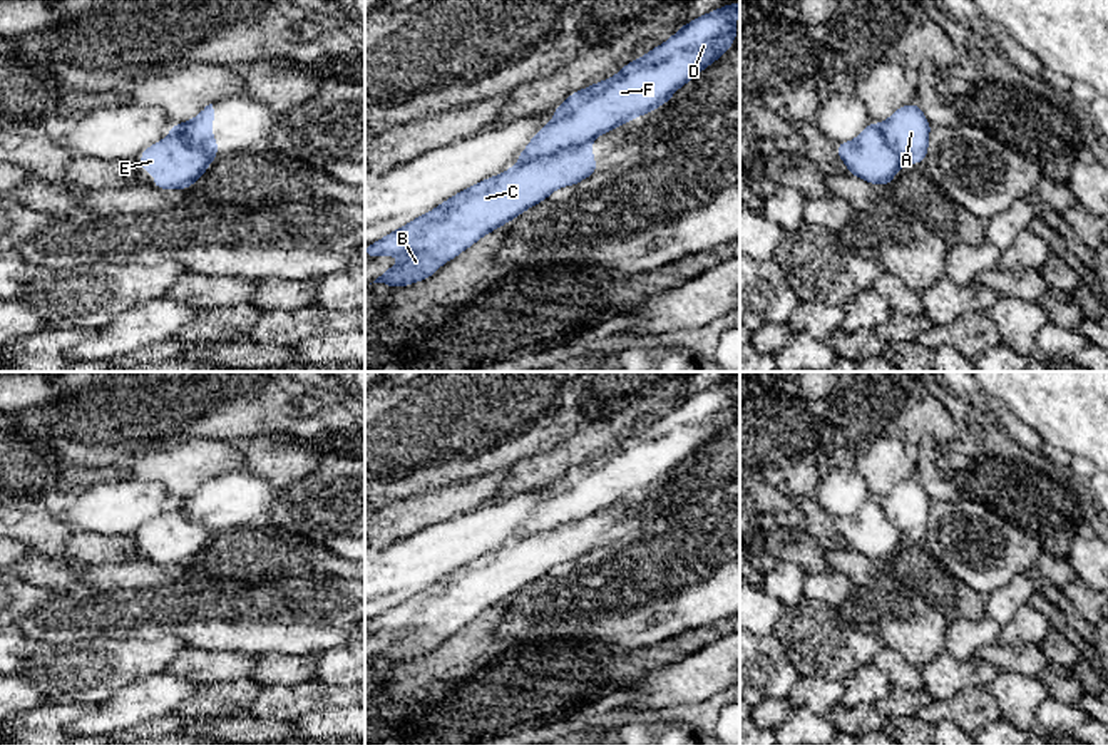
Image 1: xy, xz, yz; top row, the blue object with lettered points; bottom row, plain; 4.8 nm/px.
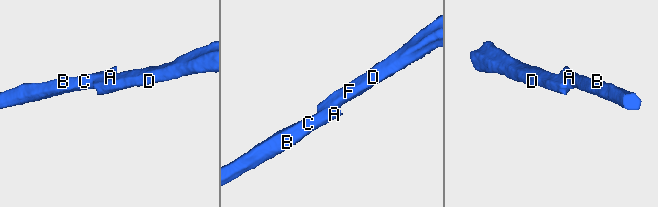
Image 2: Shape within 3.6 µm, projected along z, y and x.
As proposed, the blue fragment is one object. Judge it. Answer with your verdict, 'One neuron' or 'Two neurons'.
Two neurons

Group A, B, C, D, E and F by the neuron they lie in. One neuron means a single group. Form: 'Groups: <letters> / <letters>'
Groups: A B C / D E F

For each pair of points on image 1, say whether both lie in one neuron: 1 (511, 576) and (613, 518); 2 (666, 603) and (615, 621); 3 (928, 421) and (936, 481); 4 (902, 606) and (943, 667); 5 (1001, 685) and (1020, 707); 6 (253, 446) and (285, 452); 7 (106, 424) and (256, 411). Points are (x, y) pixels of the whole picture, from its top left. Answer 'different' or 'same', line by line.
1: same
2: same
3: different
4: different
5: same
6: same
7: same

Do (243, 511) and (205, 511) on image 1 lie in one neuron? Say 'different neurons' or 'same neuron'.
same neuron

